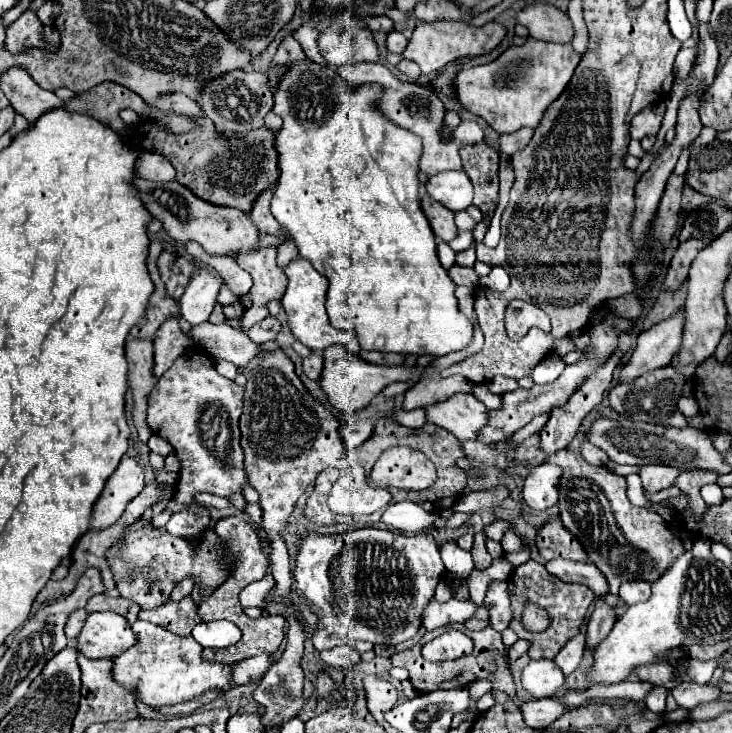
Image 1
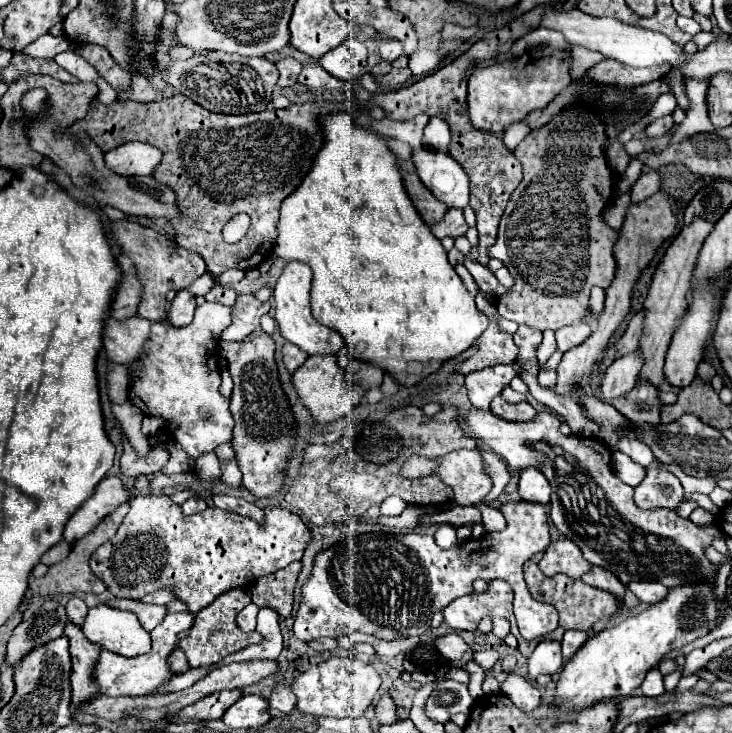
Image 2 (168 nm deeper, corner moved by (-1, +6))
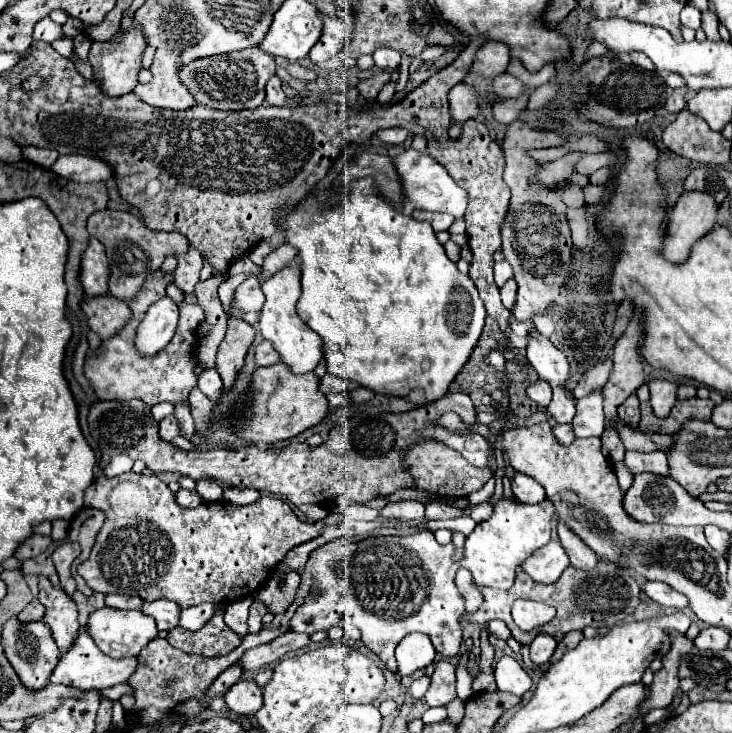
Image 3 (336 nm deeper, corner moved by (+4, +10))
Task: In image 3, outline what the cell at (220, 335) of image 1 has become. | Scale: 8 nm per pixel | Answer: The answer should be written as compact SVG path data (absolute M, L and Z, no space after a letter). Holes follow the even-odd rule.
M99 211L93 213L87 221L87 231L89 235L97 237L107 253L109 259L109 291L115 293L121 301L131 299L143 285L147 273L153 273L155 269L161 267L165 255L175 255L175 253L185 253L189 241L185 237L179 237L177 233L159 233L147 229L139 217L123 211Z

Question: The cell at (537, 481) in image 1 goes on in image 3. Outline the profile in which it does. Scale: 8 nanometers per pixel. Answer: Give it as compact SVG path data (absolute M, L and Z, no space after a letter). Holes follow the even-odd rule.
M515 473L513 481L511 481L511 487L513 487L513 495L517 501L521 503L529 503L529 505L535 505L539 501L545 499L545 489L543 485L539 485L535 479L523 475L523 473Z

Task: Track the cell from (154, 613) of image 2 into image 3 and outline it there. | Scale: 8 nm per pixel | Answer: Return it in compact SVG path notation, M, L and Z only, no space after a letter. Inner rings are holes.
M159 599L151 603L143 603L141 611L157 621L159 631L171 631L179 625L179 605L175 605L175 601Z

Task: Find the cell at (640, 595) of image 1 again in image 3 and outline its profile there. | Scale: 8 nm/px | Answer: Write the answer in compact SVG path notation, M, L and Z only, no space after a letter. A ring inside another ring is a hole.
M645 581L645 583L643 583L643 589L645 589L645 593L647 593L655 603L659 603L659 605L663 605L663 607L677 609L677 611L689 607L689 601L687 601L687 597L685 597L683 593L667 587L667 585L663 585L661 581Z

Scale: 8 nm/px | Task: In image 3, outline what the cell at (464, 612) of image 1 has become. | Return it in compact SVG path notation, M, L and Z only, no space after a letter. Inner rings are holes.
M599 559L597 567L591 569L591 571L581 571L581 569L575 569L573 565L569 565L565 569L565 573L559 577L559 581L555 581L551 585L535 583L527 573L519 571L517 583L509 591L481 589L481 593L485 597L485 603L481 605L481 609L475 615L465 615L465 619L471 621L471 623L475 623L475 621L487 623L491 619L501 619L501 621L505 621L505 625L511 629L513 637L519 643L531 643L533 637L539 635L539 633L553 635L557 641L561 641L565 633L569 633L573 629L583 631L587 625L597 627L597 629L601 629L601 627L611 629L617 623L629 619L635 613L635 607L639 605L639 581L633 577L633 573L629 569L623 569L623 567L619 567L619 565L611 563L611 561L603 561L603 559ZM515 599L541 601L541 603L555 607L557 615L555 615L553 621L545 623L539 629L521 631L513 623L513 617L511 617L511 607L513 607Z

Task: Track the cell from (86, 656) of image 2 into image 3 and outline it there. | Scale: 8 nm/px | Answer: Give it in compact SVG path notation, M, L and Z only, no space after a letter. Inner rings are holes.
M43 575L39 577L39 601L45 605L43 621L51 629L59 651L65 653L71 647L75 633L79 633L77 605L63 589L53 587Z

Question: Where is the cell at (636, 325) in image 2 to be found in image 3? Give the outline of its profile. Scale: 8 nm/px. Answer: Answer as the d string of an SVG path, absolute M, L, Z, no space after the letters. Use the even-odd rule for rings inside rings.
M611 359L601 361L601 363L595 365L593 369L589 369L587 375L581 377L581 381L577 383L577 387L571 389L571 395L573 395L575 399L581 399L581 397L587 397L587 395L595 393L597 389L601 389L601 387L605 385L609 373L611 373Z

